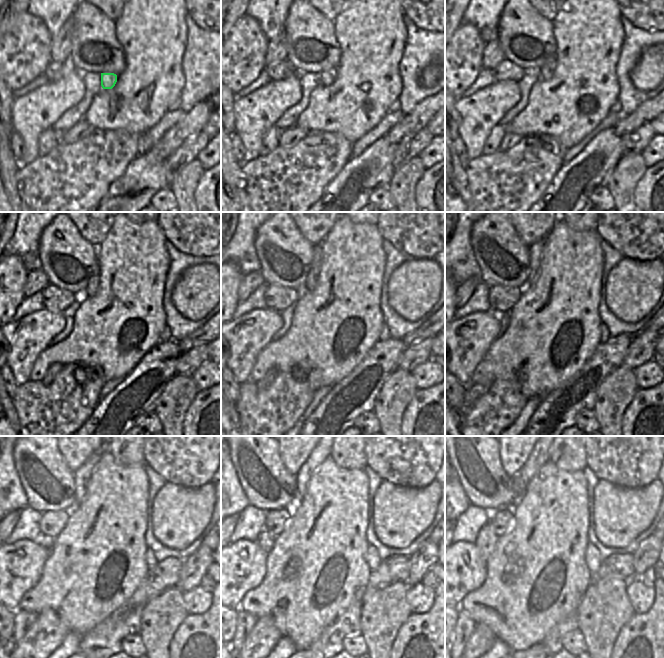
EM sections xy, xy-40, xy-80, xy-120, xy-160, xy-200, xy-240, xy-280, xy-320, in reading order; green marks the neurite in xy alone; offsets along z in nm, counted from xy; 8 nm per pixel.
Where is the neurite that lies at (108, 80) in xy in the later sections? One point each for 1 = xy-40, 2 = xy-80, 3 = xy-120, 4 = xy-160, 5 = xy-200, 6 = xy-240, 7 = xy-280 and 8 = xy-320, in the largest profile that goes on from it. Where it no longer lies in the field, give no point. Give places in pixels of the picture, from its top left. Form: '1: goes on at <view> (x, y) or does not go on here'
1: goes on at xy-40 (327, 78)
2: goes on at xy-80 (546, 71)
3: goes on at xy-120 (92, 287)
4: goes on at xy-160 (311, 282)
5: goes on at xy-200 (535, 250)
6: goes on at xy-240 (82, 475)
7: goes on at xy-280 (317, 456)
8: goes on at xy-320 (539, 456)

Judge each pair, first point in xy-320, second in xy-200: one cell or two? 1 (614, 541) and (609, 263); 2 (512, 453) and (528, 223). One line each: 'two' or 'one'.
1: two
2: one

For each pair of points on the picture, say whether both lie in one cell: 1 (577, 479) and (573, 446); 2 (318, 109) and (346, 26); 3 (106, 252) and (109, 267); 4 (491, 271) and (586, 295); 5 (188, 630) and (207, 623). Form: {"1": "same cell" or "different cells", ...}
{"1": "different cells", "2": "same cell", "3": "same cell", "4": "different cells", "5": "same cell"}

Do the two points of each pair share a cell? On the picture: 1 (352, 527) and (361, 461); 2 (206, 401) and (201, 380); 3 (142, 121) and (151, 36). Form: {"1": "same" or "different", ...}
{"1": "different", "2": "different", "3": "same"}

